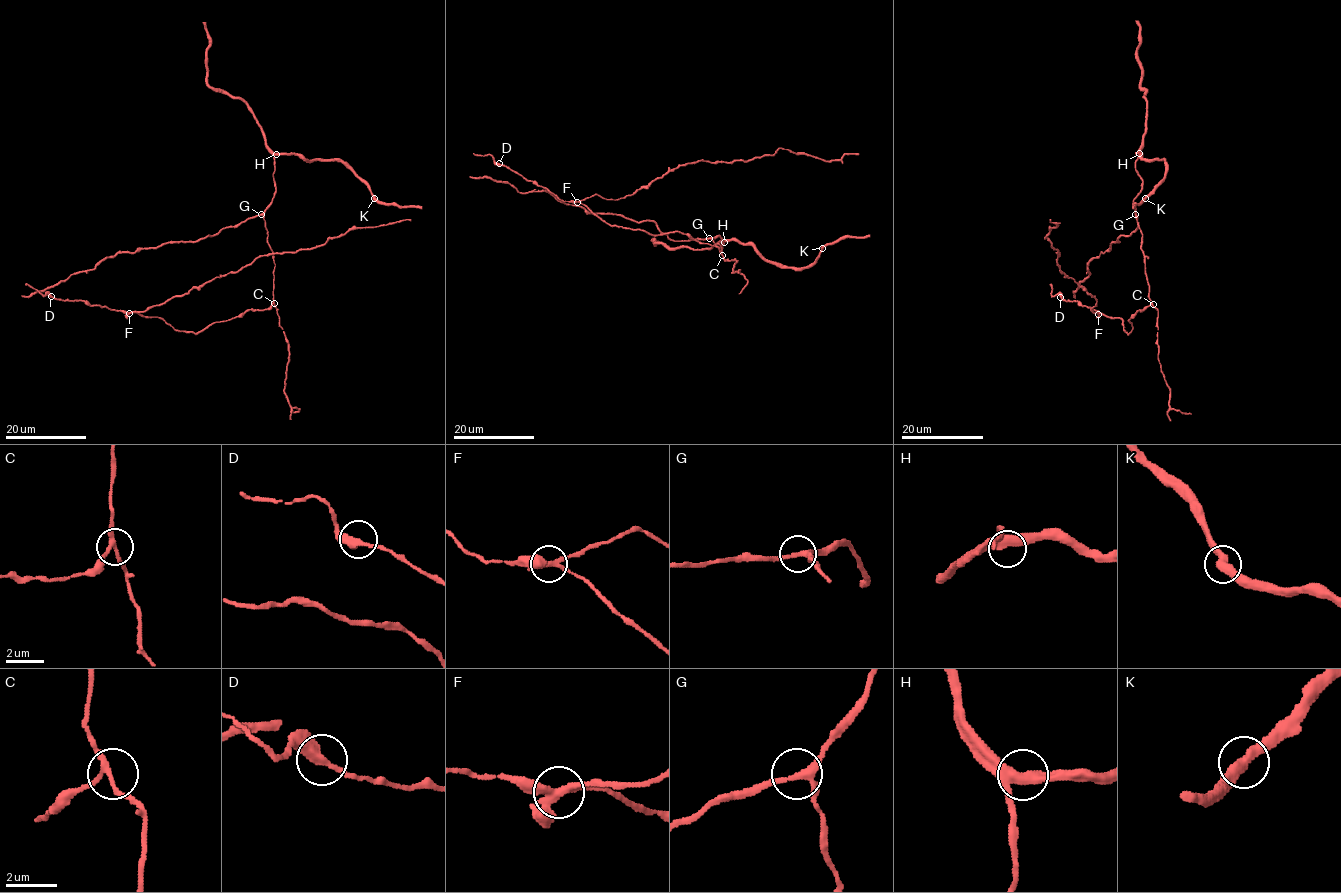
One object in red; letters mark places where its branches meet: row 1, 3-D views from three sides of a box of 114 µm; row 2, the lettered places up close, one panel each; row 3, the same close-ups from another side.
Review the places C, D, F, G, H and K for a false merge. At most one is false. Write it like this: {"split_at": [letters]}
{"split_at": ["F"]}

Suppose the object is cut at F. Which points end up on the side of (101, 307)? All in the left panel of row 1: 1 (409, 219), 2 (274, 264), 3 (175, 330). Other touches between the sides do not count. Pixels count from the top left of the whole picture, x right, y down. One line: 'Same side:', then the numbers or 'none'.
Same side: 2, 3

